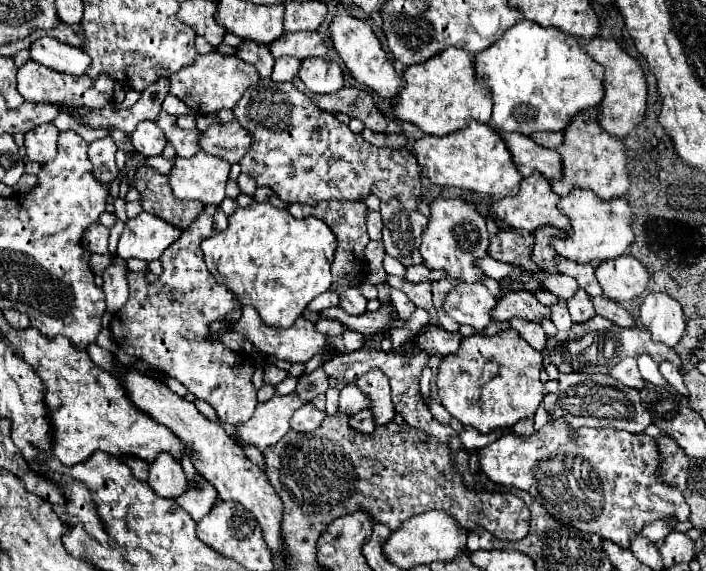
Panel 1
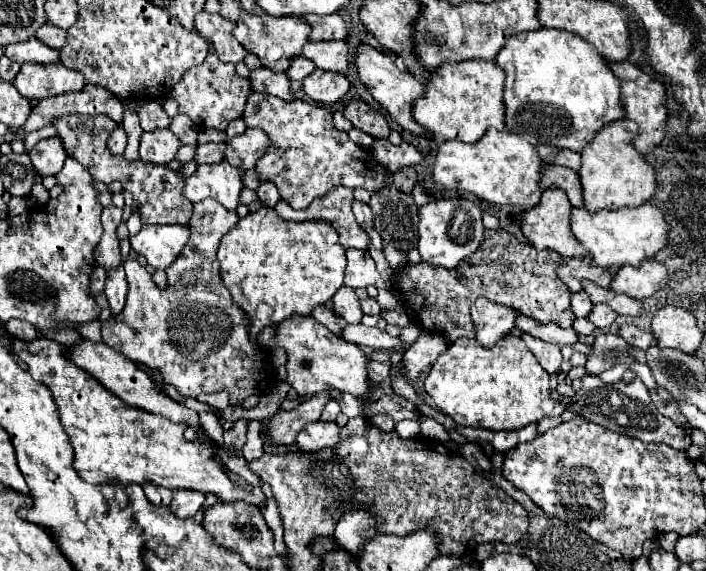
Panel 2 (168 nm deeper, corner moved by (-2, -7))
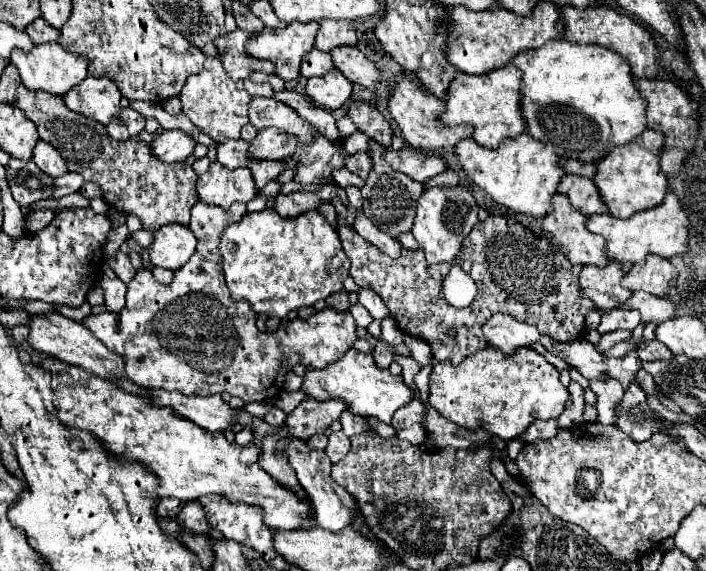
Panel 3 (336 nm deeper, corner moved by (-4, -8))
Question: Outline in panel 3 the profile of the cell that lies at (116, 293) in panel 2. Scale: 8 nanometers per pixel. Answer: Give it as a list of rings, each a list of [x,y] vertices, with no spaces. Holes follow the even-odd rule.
[[[103,270],[99,278],[99,286],[103,288],[105,296],[105,308],[109,312],[119,312],[125,306],[125,292],[127,286],[115,276],[113,270]]]

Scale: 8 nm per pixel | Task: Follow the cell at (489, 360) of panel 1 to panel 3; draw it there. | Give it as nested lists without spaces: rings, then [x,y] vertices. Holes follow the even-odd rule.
[[[489,346],[485,350],[479,350],[471,356],[467,356],[457,366],[453,366],[449,362],[433,364],[431,394],[429,394],[427,402],[433,404],[433,408],[443,418],[455,422],[457,426],[479,428],[479,422],[483,422],[487,432],[491,432],[503,440],[513,440],[513,438],[519,438],[527,430],[527,426],[537,418],[539,420],[559,418],[559,414],[565,408],[567,398],[569,398],[569,392],[559,382],[559,370],[555,366],[551,366],[539,352],[535,352],[533,348],[519,348],[513,354],[503,354],[501,350]]]

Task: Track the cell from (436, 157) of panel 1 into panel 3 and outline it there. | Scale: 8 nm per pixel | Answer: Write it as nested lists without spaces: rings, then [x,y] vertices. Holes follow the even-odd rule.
[[[527,132],[513,140],[501,142],[501,146],[495,150],[487,150],[471,138],[465,138],[455,146],[455,154],[459,156],[459,164],[465,170],[465,174],[479,188],[483,188],[495,202],[507,206],[509,210],[529,214],[535,218],[543,218],[549,212],[553,212],[551,198],[557,192],[557,186],[565,176],[565,170],[559,164],[559,156],[543,142],[531,138]]]

